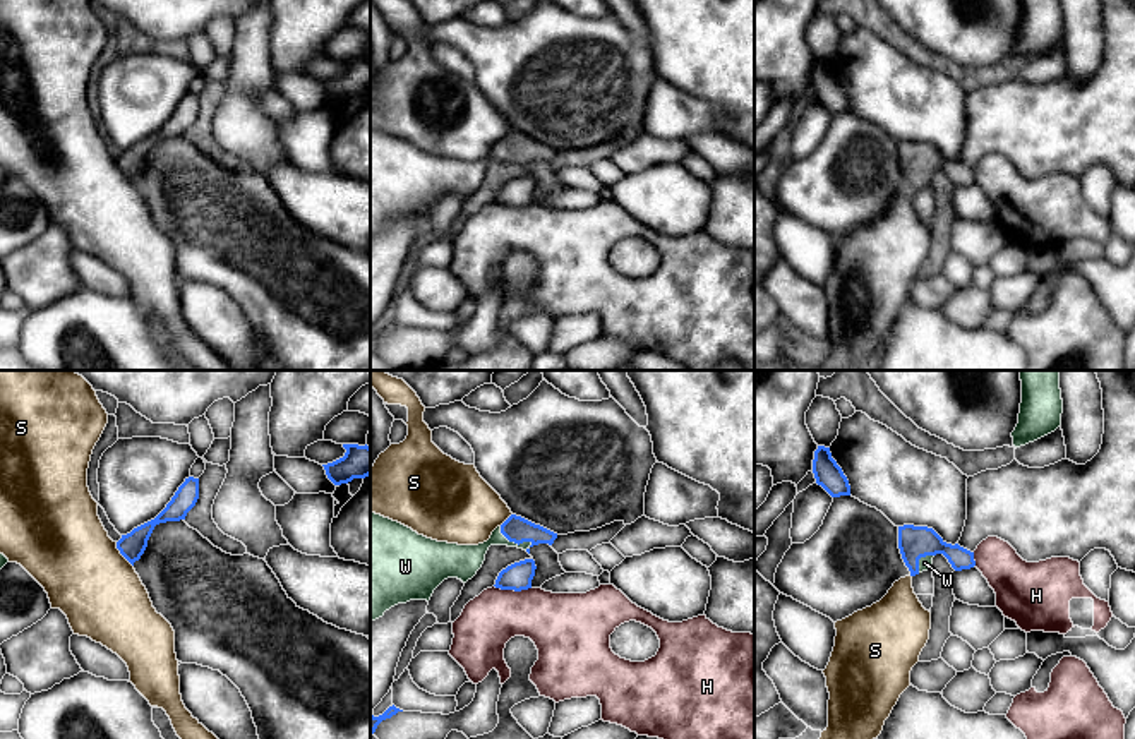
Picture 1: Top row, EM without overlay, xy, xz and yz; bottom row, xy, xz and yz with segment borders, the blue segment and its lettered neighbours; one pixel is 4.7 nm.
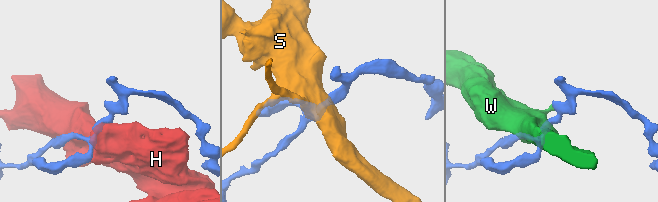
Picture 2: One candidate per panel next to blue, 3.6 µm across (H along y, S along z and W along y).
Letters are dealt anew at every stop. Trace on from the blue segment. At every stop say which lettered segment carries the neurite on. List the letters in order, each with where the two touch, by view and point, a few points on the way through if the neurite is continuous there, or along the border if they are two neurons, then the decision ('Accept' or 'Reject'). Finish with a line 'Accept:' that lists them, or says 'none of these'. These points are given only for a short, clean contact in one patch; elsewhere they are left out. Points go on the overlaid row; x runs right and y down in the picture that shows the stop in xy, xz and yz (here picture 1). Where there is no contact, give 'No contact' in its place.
H: Touches blue at xz (513, 588). Reject
S: Touches blue at xy (120, 552). Boundary: xy (115, 542), (115, 547), (132, 566). Reject
W: Touches blue at xz (515, 542). Path across: xz (515, 528), (515, 542), (491, 540), (465, 561). Accept
Accept: W

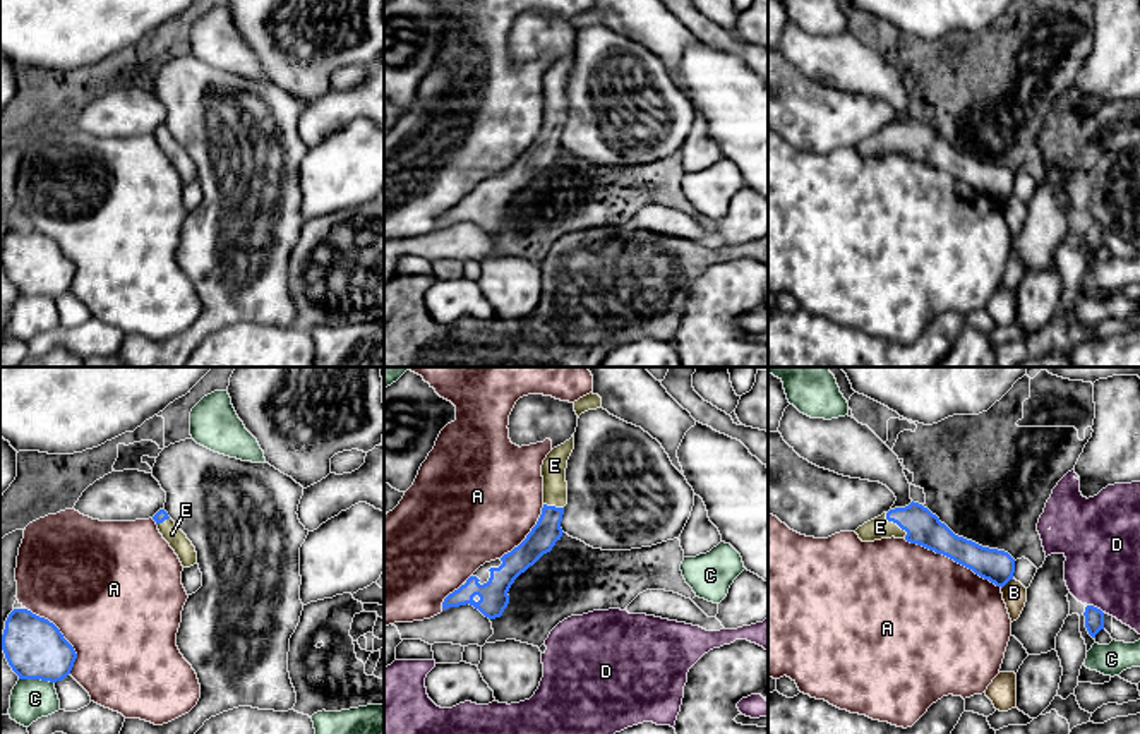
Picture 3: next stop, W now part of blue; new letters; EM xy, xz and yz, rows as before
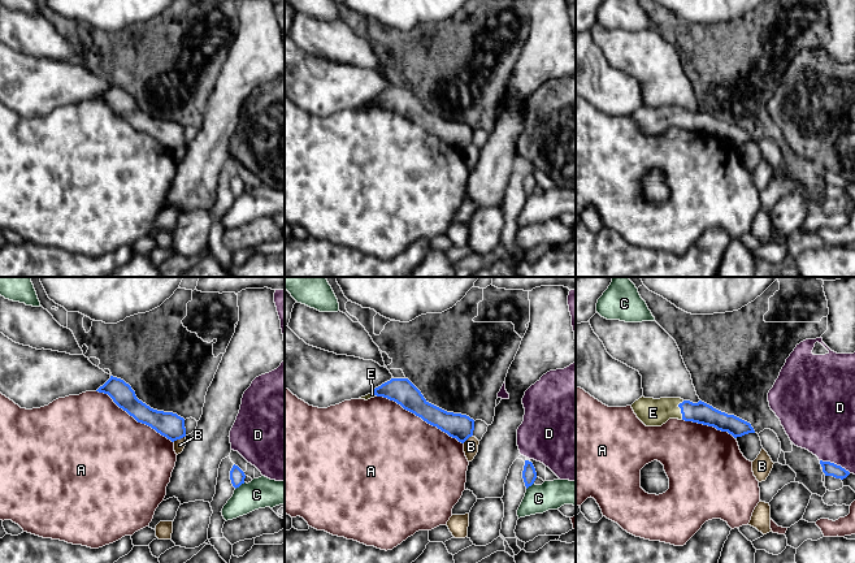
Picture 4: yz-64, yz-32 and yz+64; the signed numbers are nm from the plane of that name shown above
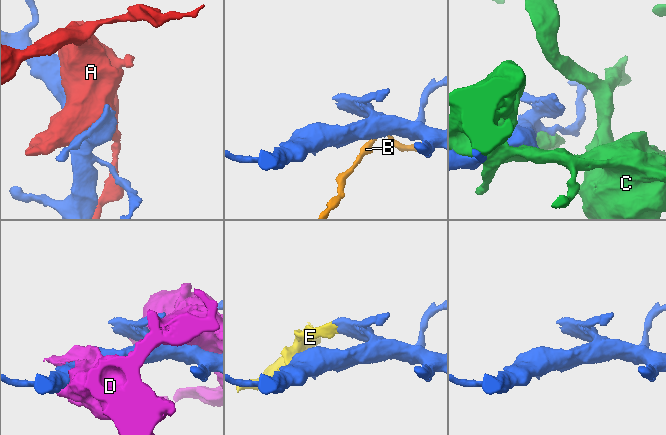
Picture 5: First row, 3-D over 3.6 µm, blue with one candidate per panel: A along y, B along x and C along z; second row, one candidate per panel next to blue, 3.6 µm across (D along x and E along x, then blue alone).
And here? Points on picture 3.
A: Touches blue at yz (954, 559). Reject
B: Touches blue at yz (1007, 582). Reject
C: Touches blue at xy (36, 678). Reject
D: Touches blue at yz (1096, 607). Reject
E: Touches blue at yz (897, 523). Path across: yz (924, 529), (916, 523), (897, 523), (880, 527). Accept
Accept: E

